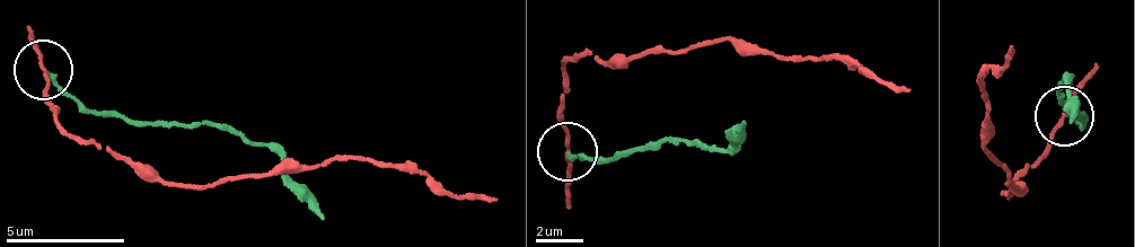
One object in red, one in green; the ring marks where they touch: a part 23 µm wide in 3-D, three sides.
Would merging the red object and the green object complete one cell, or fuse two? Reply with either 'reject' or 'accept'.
reject

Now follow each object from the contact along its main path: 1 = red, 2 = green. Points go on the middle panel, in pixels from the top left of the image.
1: (566, 153), (560, 118), (564, 62), (675, 53), (736, 36), (773, 55), (843, 54), (911, 89)
2: (566, 153), (595, 161), (679, 138), (722, 150), (732, 143), (724, 131), (745, 118)

